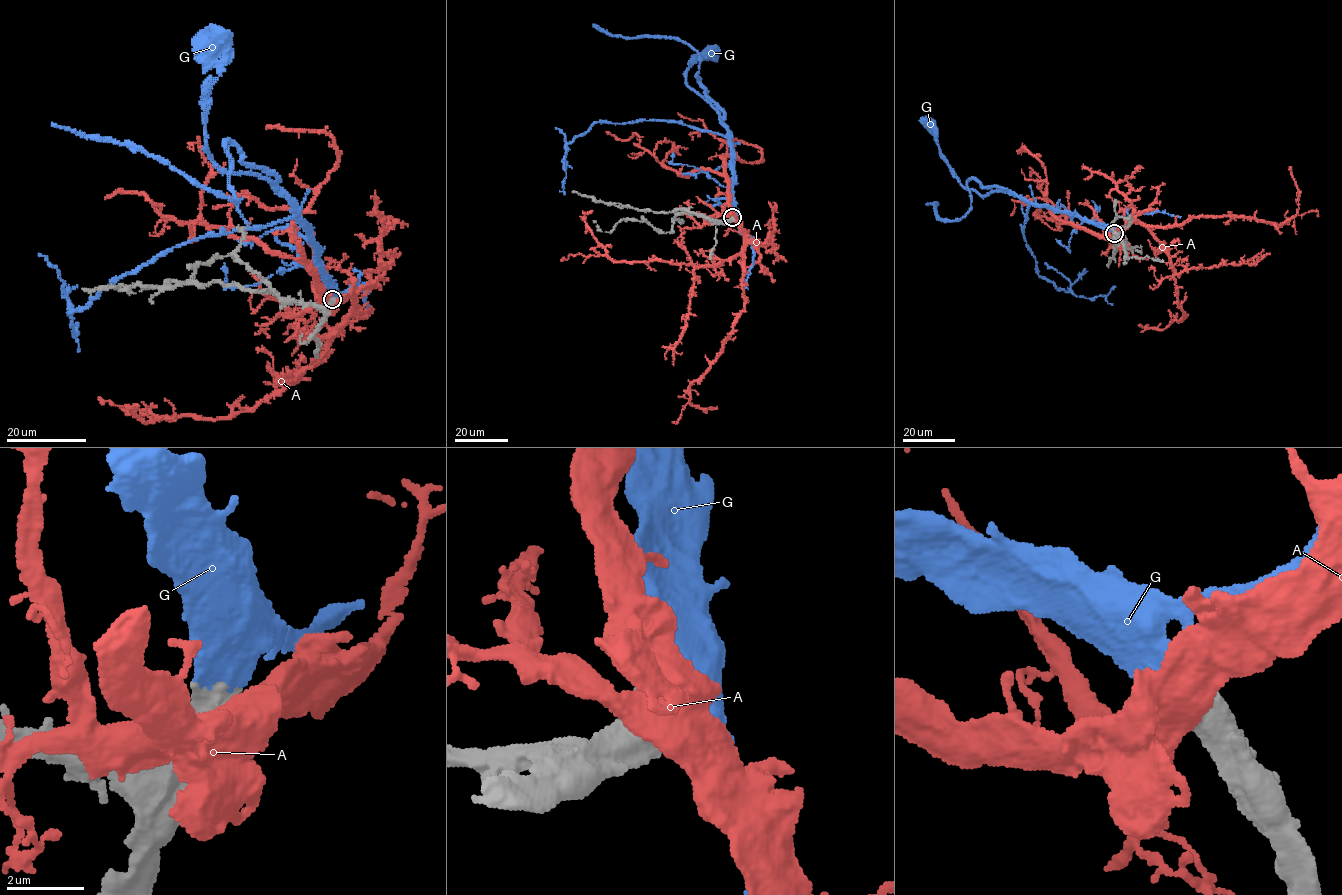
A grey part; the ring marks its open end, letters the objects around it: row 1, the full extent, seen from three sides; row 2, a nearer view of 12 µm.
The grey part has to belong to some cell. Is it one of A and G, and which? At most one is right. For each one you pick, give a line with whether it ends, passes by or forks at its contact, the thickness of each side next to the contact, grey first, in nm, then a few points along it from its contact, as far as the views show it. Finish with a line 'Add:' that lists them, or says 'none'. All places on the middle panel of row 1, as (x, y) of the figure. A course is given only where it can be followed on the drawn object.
G: it ends there; 750 nm thick on the grey side, 650 nm on the other; it runs (733, 217), (729, 132), (717, 111), (685, 83), (690, 63), (709, 56)
Add: G

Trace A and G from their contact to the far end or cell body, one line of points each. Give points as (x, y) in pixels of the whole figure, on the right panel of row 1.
A: (1116, 235), (1132, 223), (1174, 226), (1200, 217), (1244, 216), (1279, 225), (1299, 207), (1297, 187), (1288, 170)
G: (1114, 233), (1079, 216), (1036, 207), (1008, 192), (997, 190), (982, 196), (965, 188), (941, 152), (932, 125)

